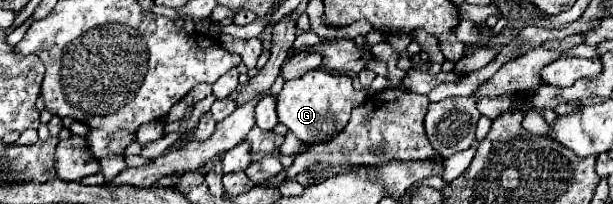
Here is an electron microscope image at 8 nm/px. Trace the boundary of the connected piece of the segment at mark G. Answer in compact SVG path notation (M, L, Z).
M314 69L298 79L284 83L276 99L278 119L304 143L328 141L332 137L326 135L328 131L340 133L346 127L350 119L350 111L358 101L356 95L358 91L352 87L352 79L348 75L334 75L334 73L324 73L322 69Z

